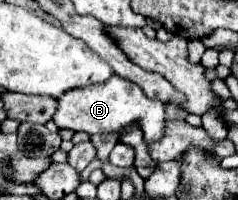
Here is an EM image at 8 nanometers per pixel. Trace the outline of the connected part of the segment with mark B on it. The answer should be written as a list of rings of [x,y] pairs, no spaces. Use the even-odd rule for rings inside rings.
[[[110,77],[110,81],[102,85],[90,85],[82,89],[72,89],[64,93],[58,99],[58,111],[54,115],[54,123],[60,129],[72,129],[72,131],[84,131],[88,135],[96,133],[120,133],[128,125],[136,123],[142,131],[146,145],[150,141],[158,141],[162,137],[166,127],[166,105],[158,99],[146,97],[146,93],[132,81],[126,81],[122,77]]]

